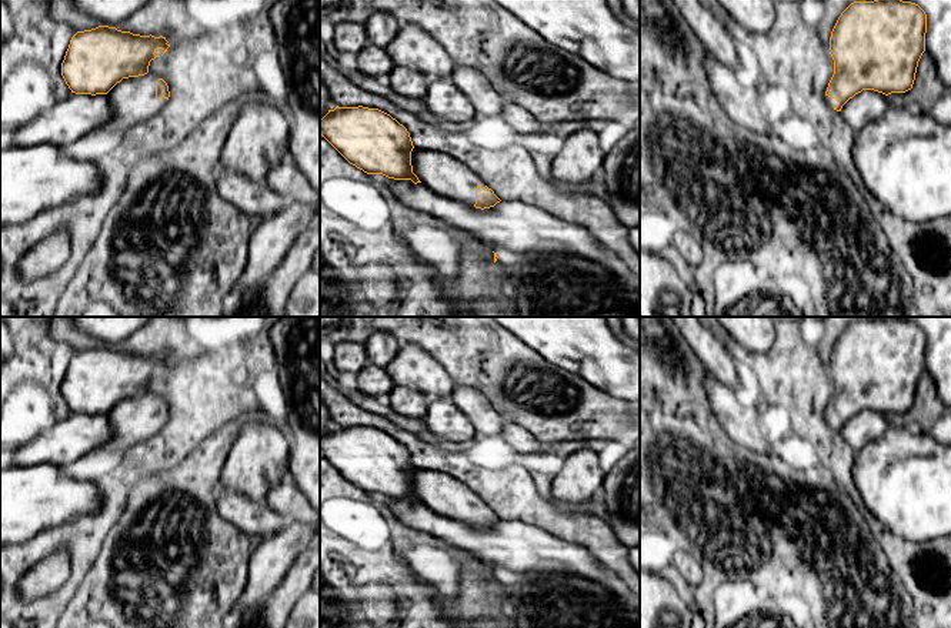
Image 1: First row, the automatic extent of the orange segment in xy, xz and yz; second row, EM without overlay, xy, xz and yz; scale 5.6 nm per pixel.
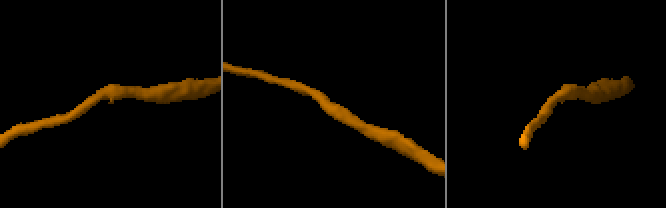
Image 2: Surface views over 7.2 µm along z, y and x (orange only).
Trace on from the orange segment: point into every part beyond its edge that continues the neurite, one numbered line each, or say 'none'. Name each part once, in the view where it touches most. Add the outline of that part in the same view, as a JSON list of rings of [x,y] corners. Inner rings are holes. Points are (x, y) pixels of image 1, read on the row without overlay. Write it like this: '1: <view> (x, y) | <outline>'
1: xy (133, 420) | [[[147,392],[117,402],[107,412],[111,435],[101,448],[129,450],[156,435],[167,424],[167,418],[156,417],[158,398],[158,395]]]

